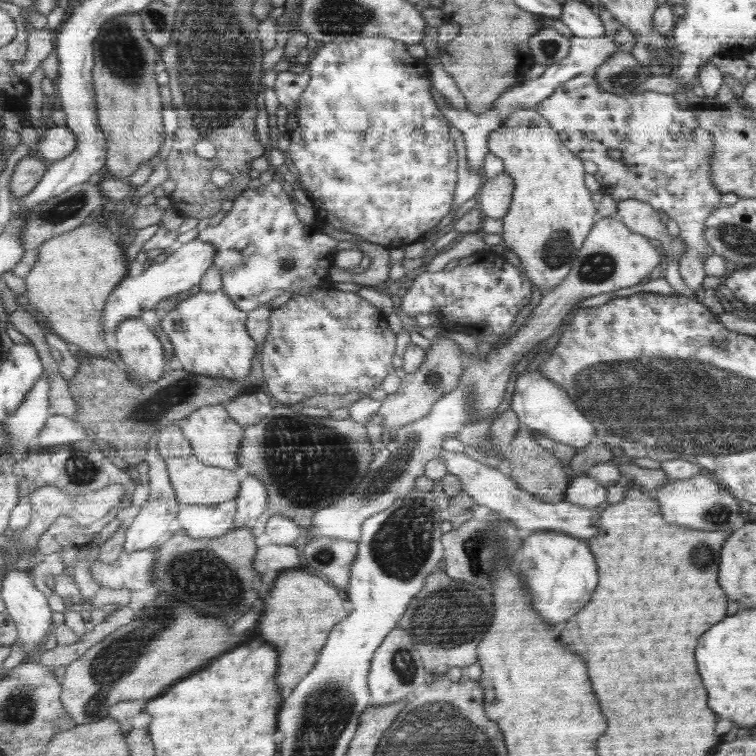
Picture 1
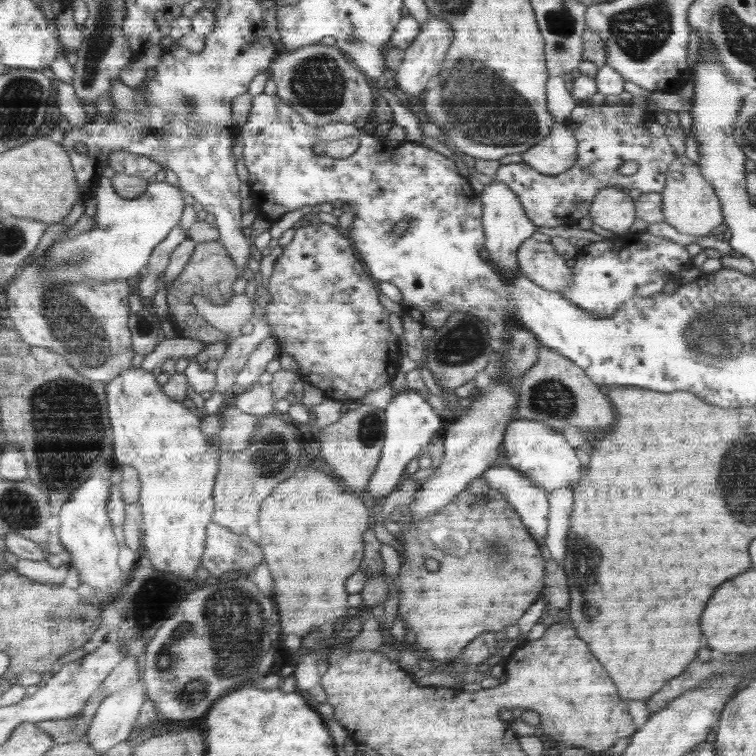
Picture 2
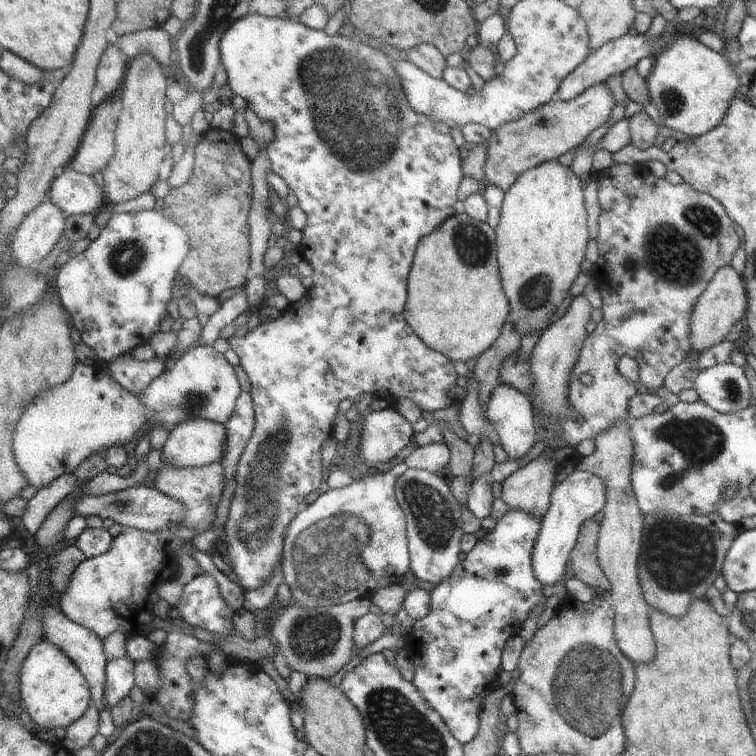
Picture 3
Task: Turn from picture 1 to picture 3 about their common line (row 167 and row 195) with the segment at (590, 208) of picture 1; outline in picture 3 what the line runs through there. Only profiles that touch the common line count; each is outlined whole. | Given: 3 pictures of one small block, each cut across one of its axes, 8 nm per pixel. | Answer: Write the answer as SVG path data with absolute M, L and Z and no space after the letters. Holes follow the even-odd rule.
M558 159L548 160L525 170L515 185L504 193L496 227L496 246L499 247L504 294L511 300L512 314L508 322L520 336L544 331L568 296L576 276L584 274L588 246L592 246L588 194L584 194L584 184L572 166L565 166Z

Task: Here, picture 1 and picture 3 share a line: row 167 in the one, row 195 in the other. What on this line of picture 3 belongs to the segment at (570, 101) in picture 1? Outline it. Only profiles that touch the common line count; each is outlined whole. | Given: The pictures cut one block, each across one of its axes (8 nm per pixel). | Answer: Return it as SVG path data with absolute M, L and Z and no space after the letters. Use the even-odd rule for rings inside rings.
M636 163L635 165L627 164L614 164L614 166L602 170L598 174L598 180L600 187L598 188L598 202L600 204L601 213L598 217L598 236L596 239L598 246L598 260L593 266L593 278L597 281L597 287L600 290L602 297L602 312L603 319L598 324L596 329L592 333L587 334L587 340L584 342L583 348L580 352L580 356L576 362L571 373L571 384L568 384L568 404L570 408L576 412L576 419L566 418L560 422L564 432L560 434L562 440L568 442L567 446L570 448L576 448L575 446L582 442L582 440L595 440L596 437L600 437L600 434L604 433L604 430L612 428L614 424L618 422L624 422L629 420L628 404L630 399L638 393L636 384L630 380L622 377L618 373L618 360L621 356L631 356L639 364L639 380L638 384L646 386L649 392L654 391L654 388L662 386L664 384L664 378L676 364L680 364L686 354L690 352L690 316L692 316L692 310L694 310L694 304L696 300L700 298L700 294L706 290L708 283L712 280L712 276L716 274L718 268L728 266L736 248L738 248L738 234L734 230L734 224L732 224L732 218L726 212L726 208L722 203L712 198L712 195L697 191L695 187L688 186L688 184L672 185L666 179L659 179L652 172L646 163Z

